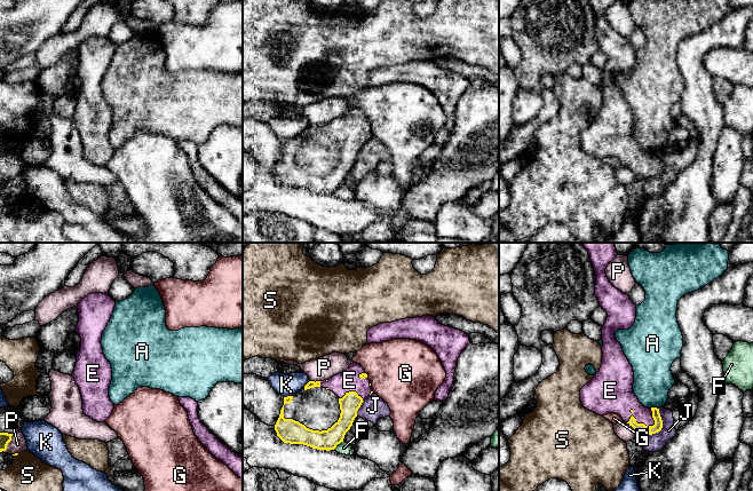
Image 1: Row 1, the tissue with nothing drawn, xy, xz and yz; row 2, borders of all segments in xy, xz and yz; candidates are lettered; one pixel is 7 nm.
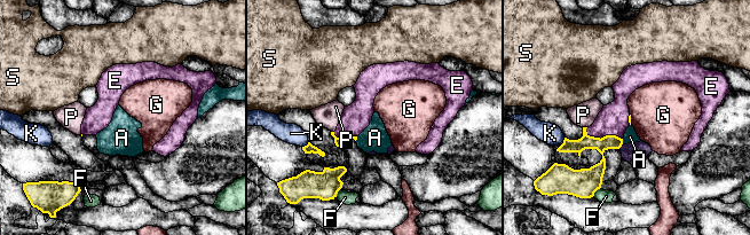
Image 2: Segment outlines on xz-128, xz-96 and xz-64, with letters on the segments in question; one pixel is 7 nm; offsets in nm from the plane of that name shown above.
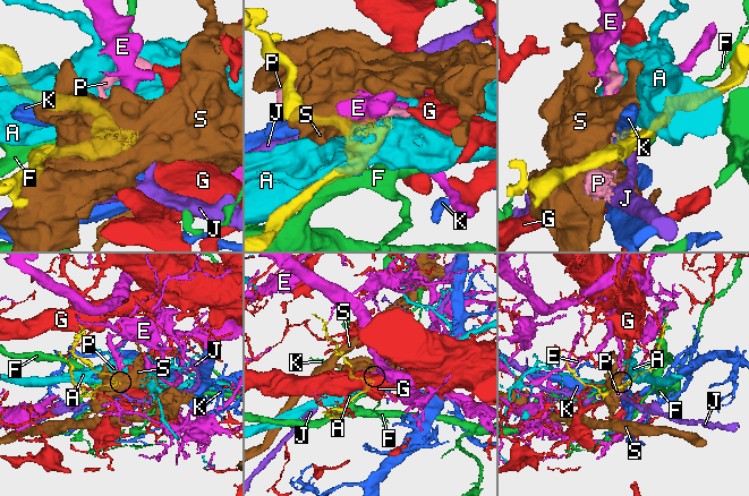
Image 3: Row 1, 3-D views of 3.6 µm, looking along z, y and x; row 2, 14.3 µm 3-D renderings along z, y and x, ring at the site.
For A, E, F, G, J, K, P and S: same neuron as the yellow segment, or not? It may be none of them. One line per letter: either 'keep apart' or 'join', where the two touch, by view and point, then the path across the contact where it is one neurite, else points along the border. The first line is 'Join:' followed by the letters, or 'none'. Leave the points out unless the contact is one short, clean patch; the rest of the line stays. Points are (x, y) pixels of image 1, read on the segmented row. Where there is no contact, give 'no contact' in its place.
Join: E
A: keep apart; contact yz (655, 408)
E: join; contact yz (640, 424)
F: keep apart; contact xz (338, 443)
G: keep apart; contact xz (366, 374)
J: keep apart; contact yz (662, 427); border yz (659, 409), (662, 428), (643, 436)
K: keep apart; contact xz (287, 396)
P: keep apart; contact xy (7, 444)
S: keep apart; contact xy (16, 454)

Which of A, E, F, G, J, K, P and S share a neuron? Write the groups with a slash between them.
A / E / F / G / J / K / P / S

